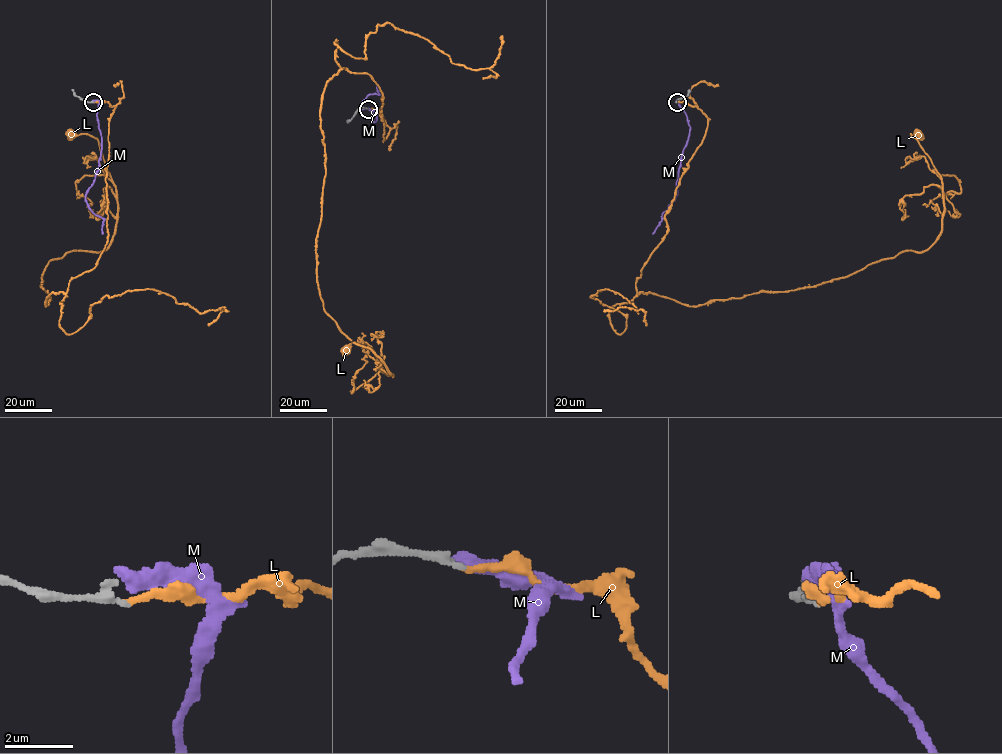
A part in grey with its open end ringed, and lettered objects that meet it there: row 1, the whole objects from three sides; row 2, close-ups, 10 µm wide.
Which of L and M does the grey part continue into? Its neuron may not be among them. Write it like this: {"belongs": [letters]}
{"belongs": ["L"]}

